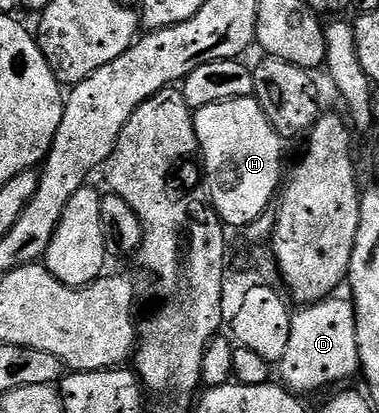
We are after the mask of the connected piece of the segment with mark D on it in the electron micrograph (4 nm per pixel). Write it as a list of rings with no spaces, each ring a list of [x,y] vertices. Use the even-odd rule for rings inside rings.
[[[330,297],[319,303],[300,308],[291,321],[291,337],[287,340],[287,353],[279,364],[280,382],[295,393],[317,391],[332,383],[341,383],[358,374],[359,341],[355,325],[355,309],[348,298]]]

